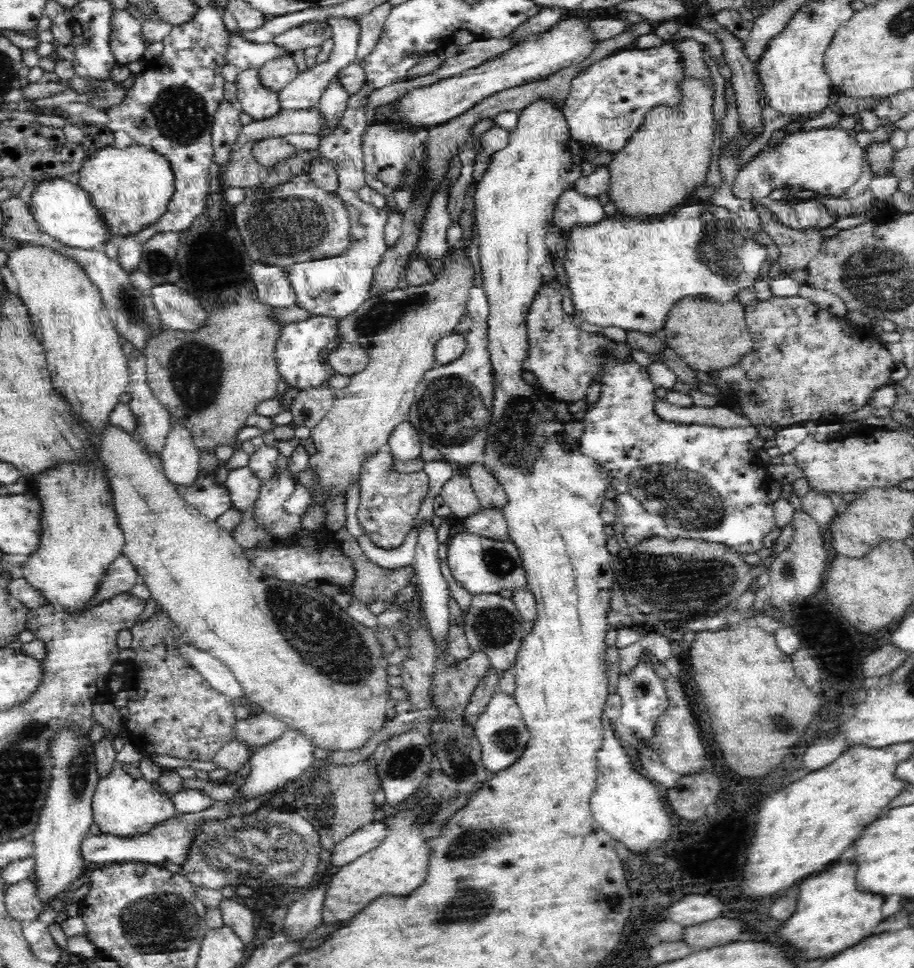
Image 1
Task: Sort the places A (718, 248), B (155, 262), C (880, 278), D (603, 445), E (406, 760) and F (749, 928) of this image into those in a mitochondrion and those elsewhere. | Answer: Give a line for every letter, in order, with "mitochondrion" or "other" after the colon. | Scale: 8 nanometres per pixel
A: mitochondrion
B: mitochondrion
C: mitochondrion
D: other
E: mitochondrion
F: other

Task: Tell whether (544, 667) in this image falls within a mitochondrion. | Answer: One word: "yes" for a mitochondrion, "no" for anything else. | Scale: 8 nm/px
no

